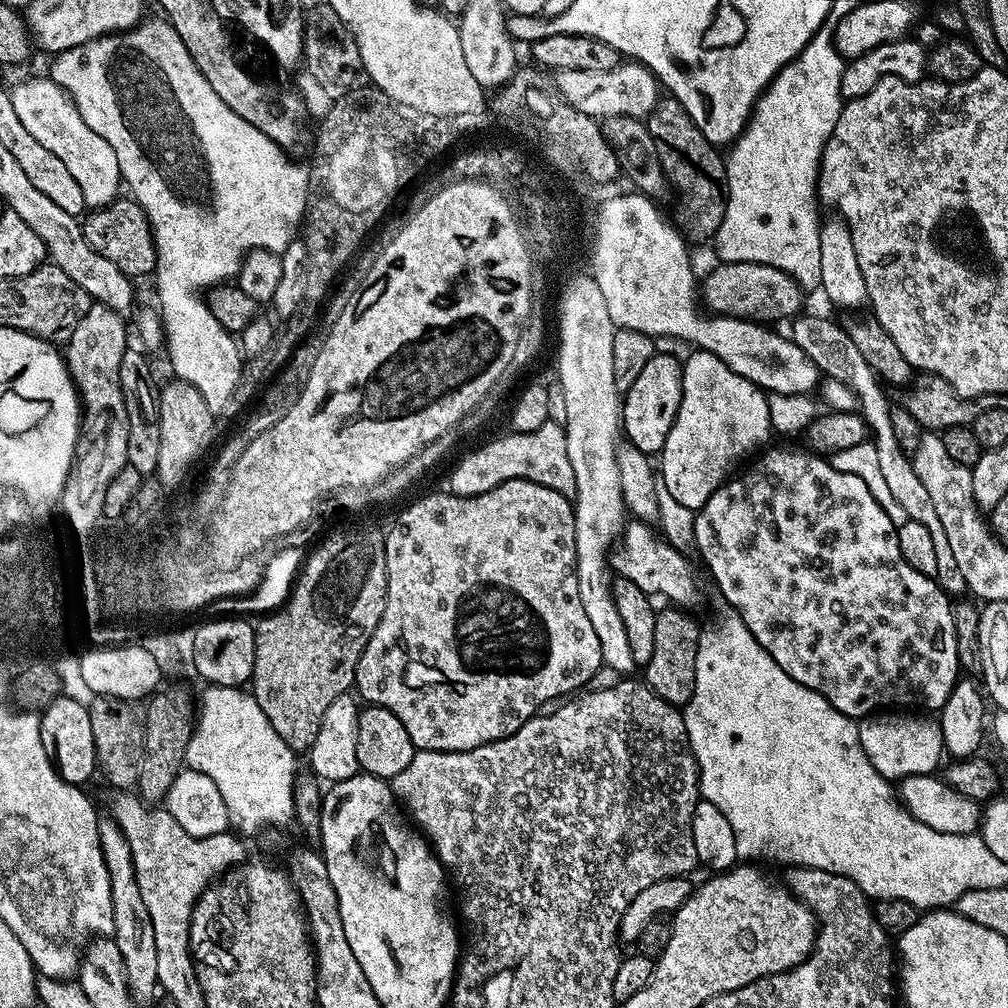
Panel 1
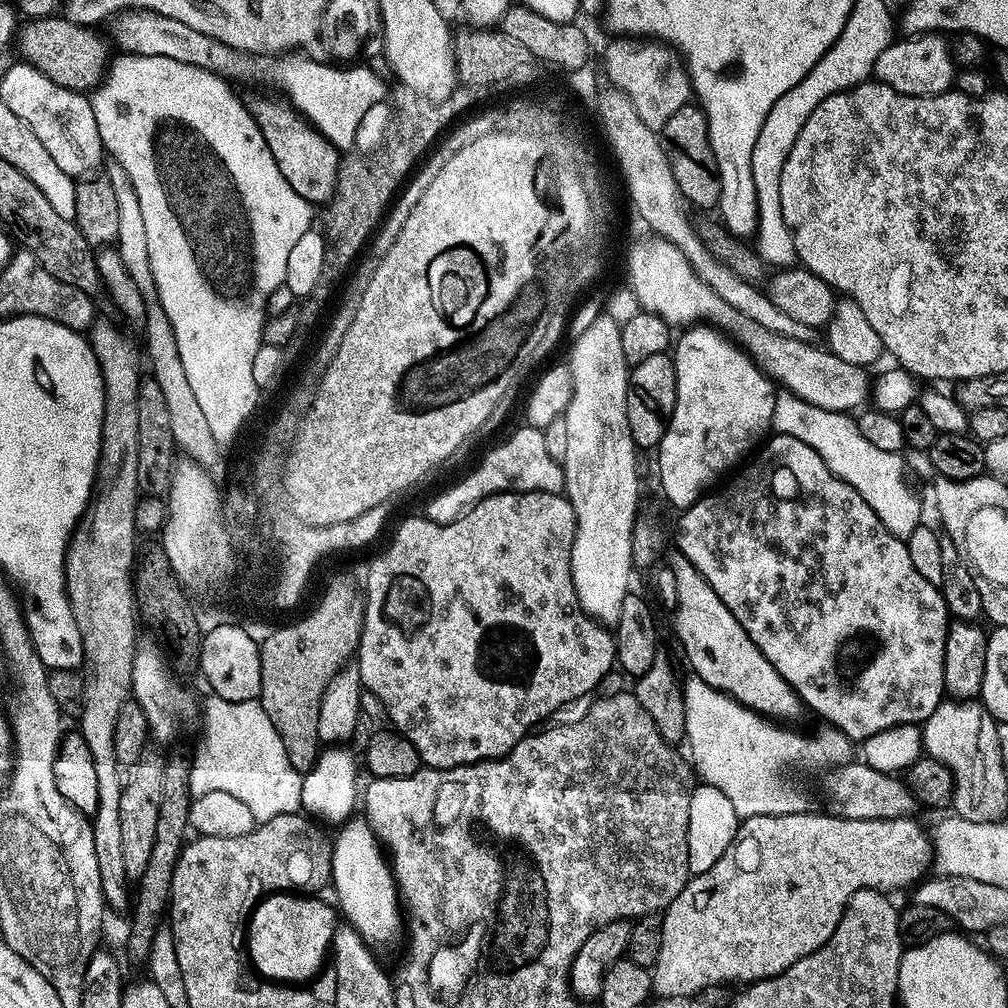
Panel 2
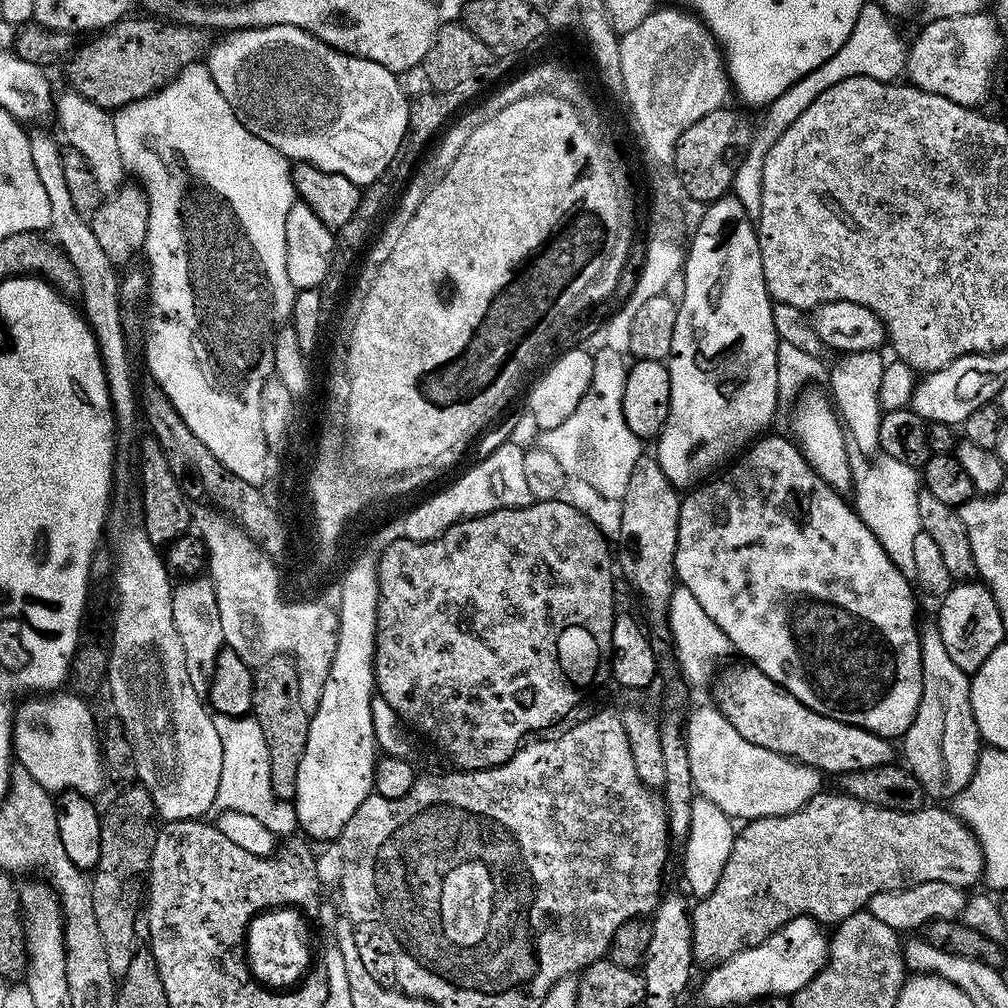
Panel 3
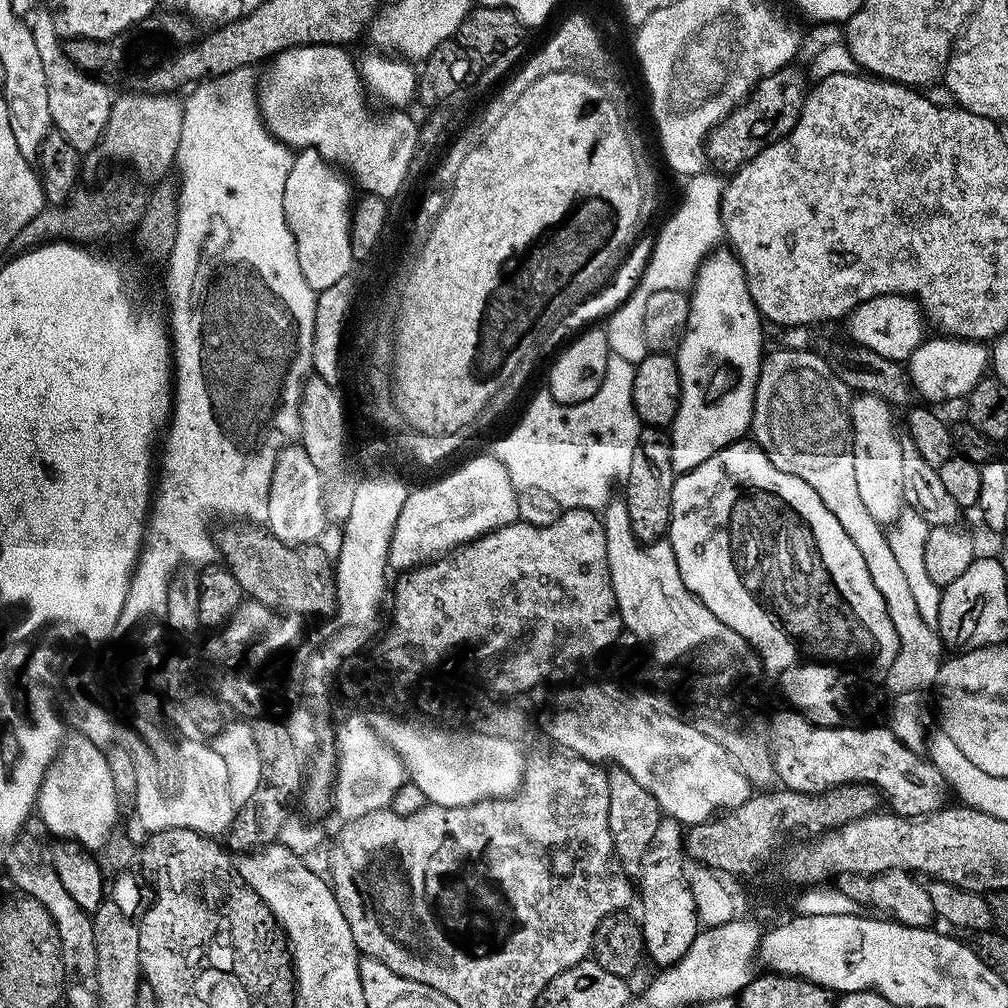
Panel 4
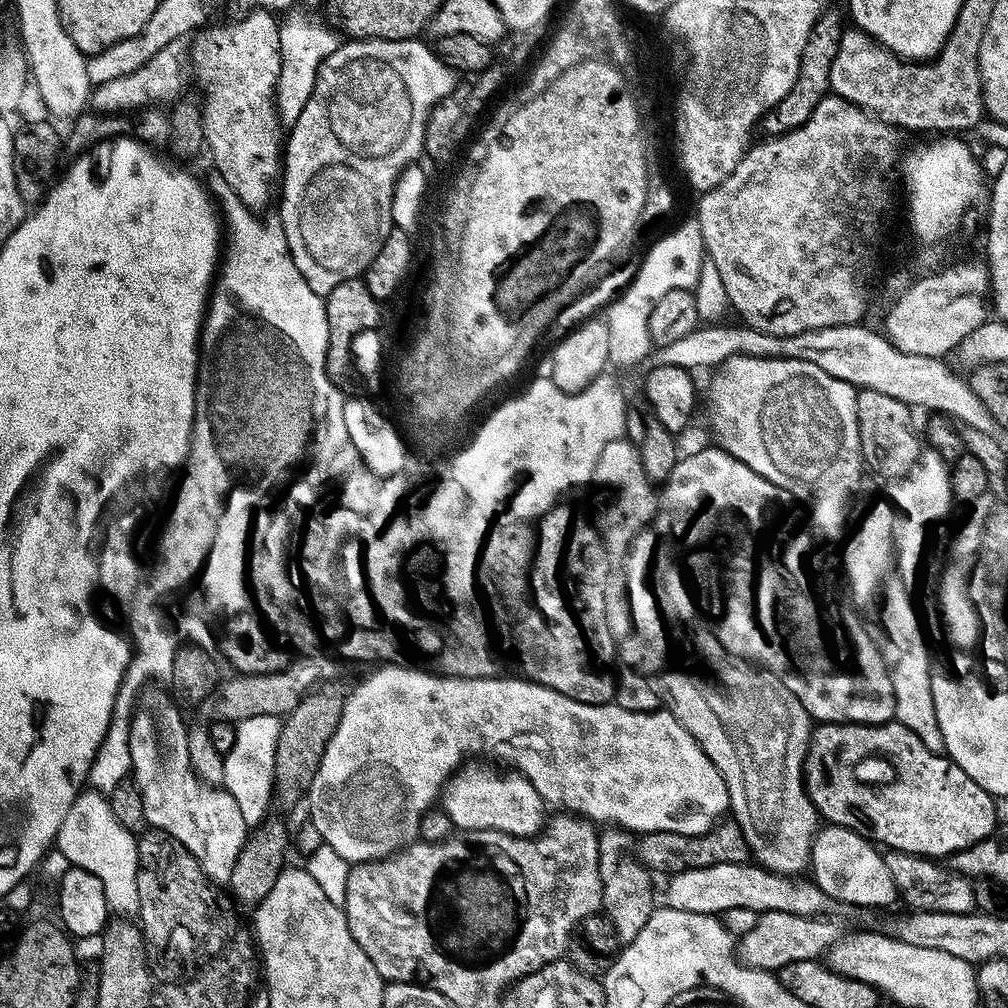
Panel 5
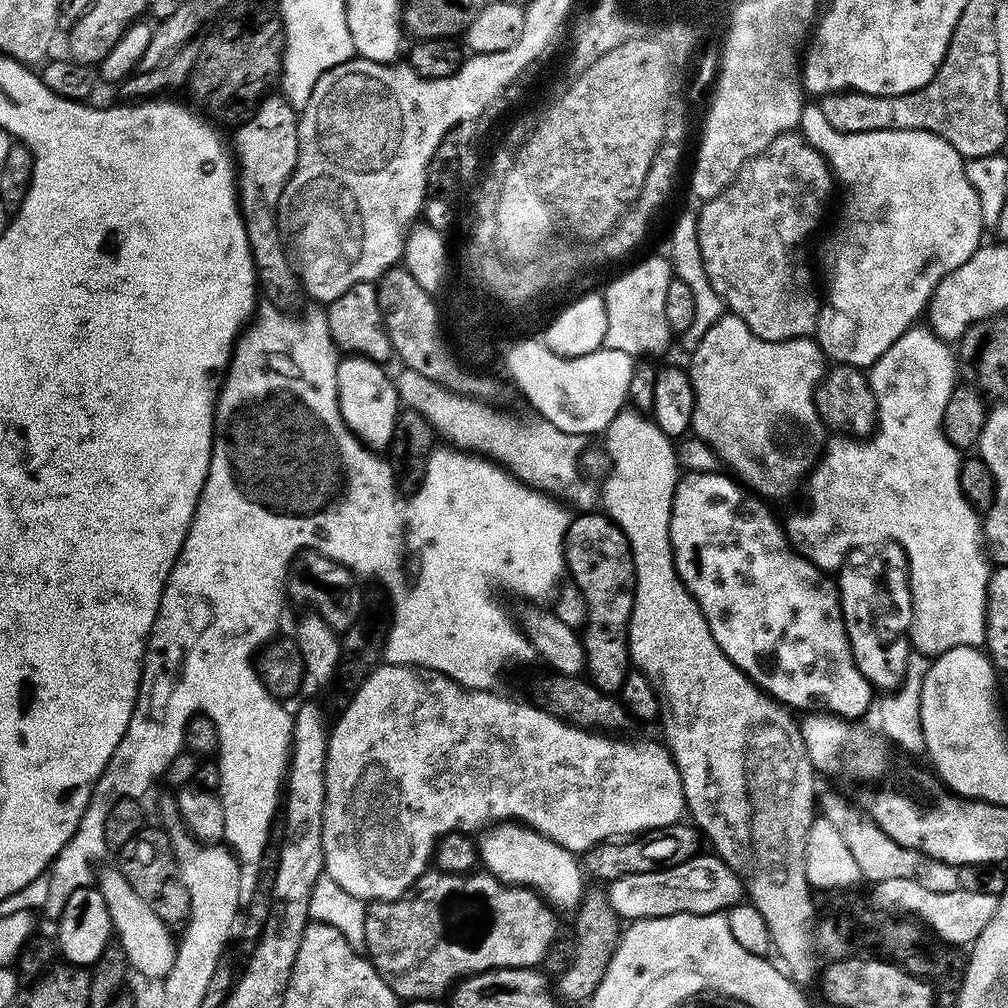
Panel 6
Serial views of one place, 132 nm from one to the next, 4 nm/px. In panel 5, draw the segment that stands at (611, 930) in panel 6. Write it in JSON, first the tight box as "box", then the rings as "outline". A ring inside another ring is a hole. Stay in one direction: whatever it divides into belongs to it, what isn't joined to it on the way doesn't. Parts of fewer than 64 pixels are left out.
{"box":[598,826,654,944],"outline":[[[608,826],[599,833],[598,870],[601,886],[604,887],[601,896],[601,909],[615,928],[619,943],[625,944],[637,937],[638,931],[654,914],[652,908],[652,878],[653,873],[644,867],[633,851],[633,833]]]}

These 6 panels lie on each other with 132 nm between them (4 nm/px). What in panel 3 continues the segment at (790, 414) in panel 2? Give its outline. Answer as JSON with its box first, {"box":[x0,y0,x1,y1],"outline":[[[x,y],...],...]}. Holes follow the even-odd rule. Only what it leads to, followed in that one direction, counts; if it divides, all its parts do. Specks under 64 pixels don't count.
{"box":[852,456,922,577],"outline":[[[893,456],[875,457],[876,464],[858,458],[852,460],[852,488],[856,492],[856,515],[872,531],[875,543],[892,559],[902,575],[915,577],[914,546],[920,536],[918,497],[922,491],[922,476],[917,469],[898,462]]]}

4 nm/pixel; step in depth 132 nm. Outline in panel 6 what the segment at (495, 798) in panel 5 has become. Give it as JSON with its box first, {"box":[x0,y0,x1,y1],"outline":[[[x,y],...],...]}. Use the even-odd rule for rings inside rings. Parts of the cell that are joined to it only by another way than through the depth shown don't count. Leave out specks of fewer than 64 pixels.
{"box":[477,821,586,909],"outline":[[[503,821],[486,828],[479,835],[477,848],[485,871],[492,876],[506,884],[530,887],[538,891],[553,909],[579,909],[586,892],[584,868],[579,857],[561,844],[556,844],[540,832],[518,822]]]}

